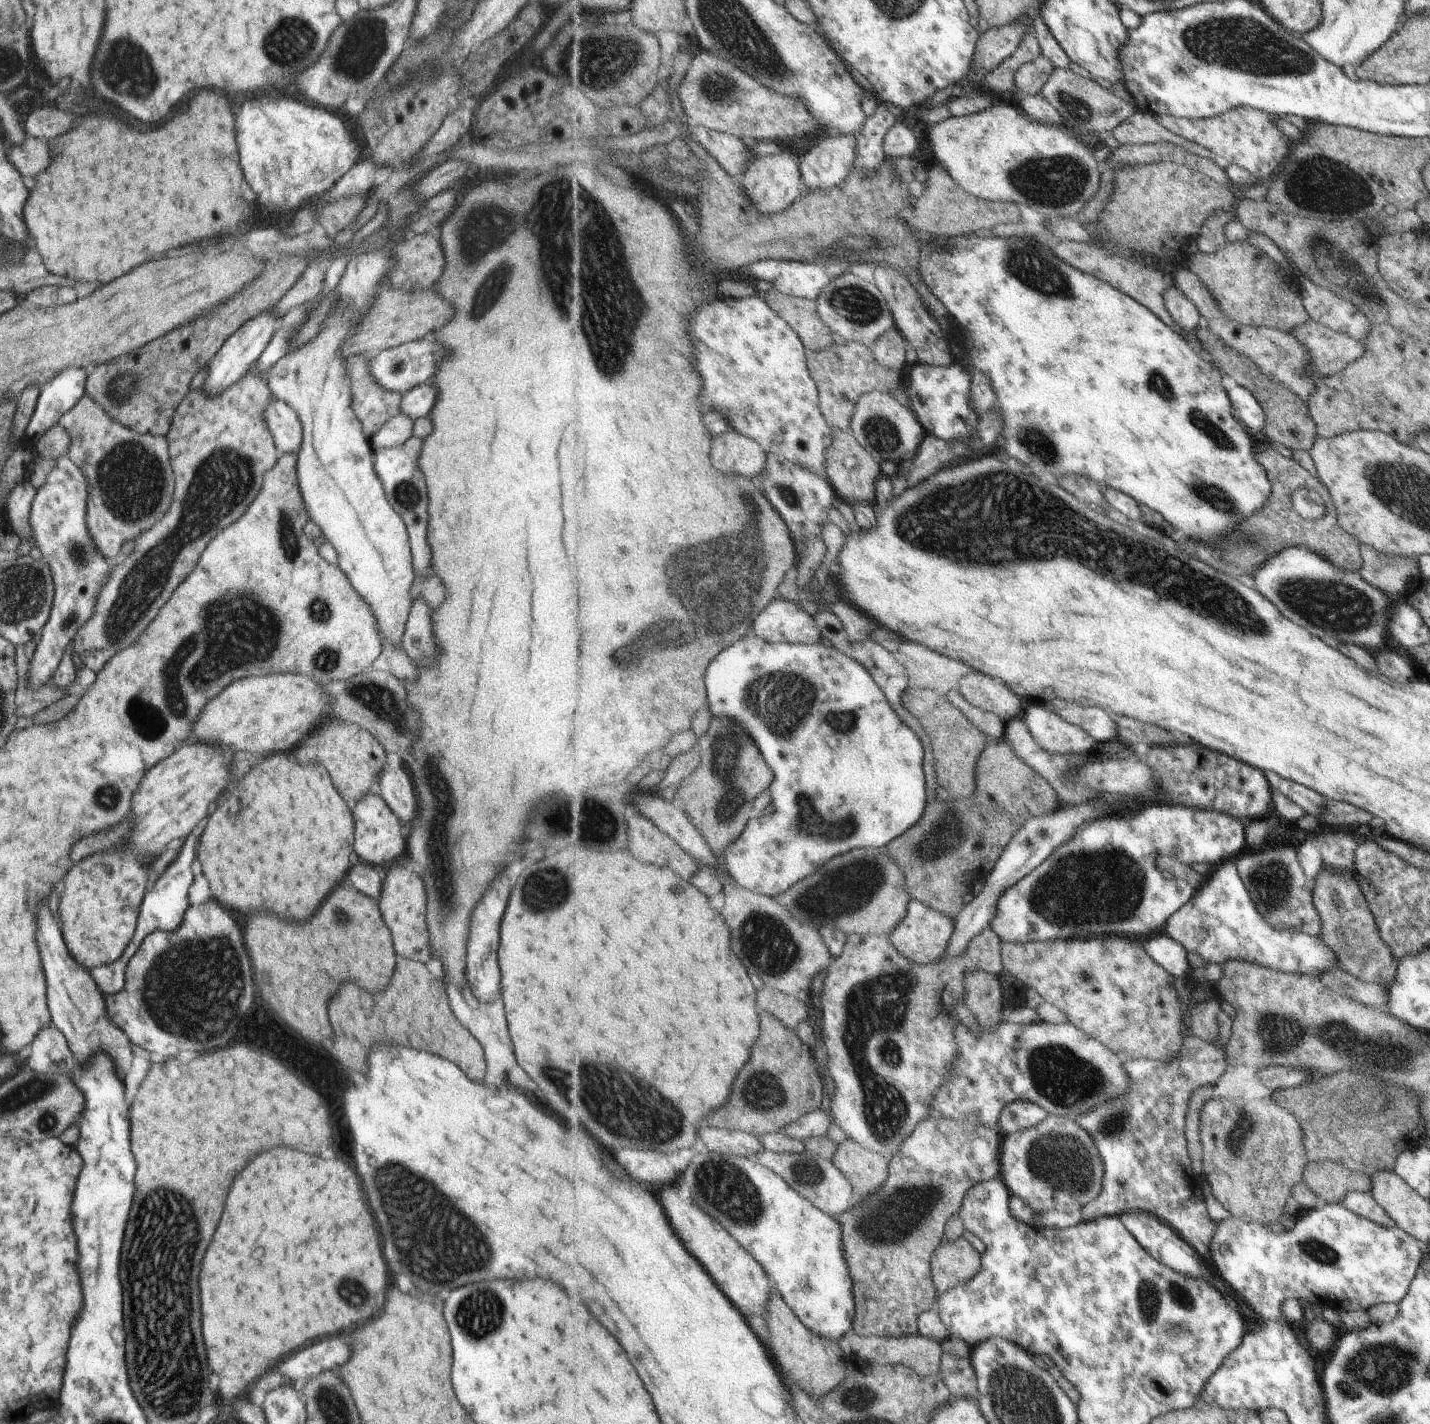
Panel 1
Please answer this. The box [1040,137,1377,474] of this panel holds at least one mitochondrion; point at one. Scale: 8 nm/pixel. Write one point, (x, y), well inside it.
(1314, 183)

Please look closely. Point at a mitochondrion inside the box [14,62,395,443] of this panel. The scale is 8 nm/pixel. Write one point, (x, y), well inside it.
(126, 386)

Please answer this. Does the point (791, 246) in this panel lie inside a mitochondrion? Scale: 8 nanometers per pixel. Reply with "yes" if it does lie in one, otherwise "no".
yes

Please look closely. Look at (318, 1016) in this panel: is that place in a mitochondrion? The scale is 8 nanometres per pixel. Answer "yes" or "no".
no

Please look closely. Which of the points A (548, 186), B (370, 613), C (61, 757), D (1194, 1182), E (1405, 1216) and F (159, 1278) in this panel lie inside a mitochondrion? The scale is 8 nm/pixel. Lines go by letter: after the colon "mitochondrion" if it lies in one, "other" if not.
A: mitochondrion
B: other
C: other
D: other
E: other
F: mitochondrion

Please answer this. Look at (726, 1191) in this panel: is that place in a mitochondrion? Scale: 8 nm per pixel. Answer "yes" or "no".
yes

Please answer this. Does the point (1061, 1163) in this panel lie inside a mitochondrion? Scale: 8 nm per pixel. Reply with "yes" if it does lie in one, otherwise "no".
yes

